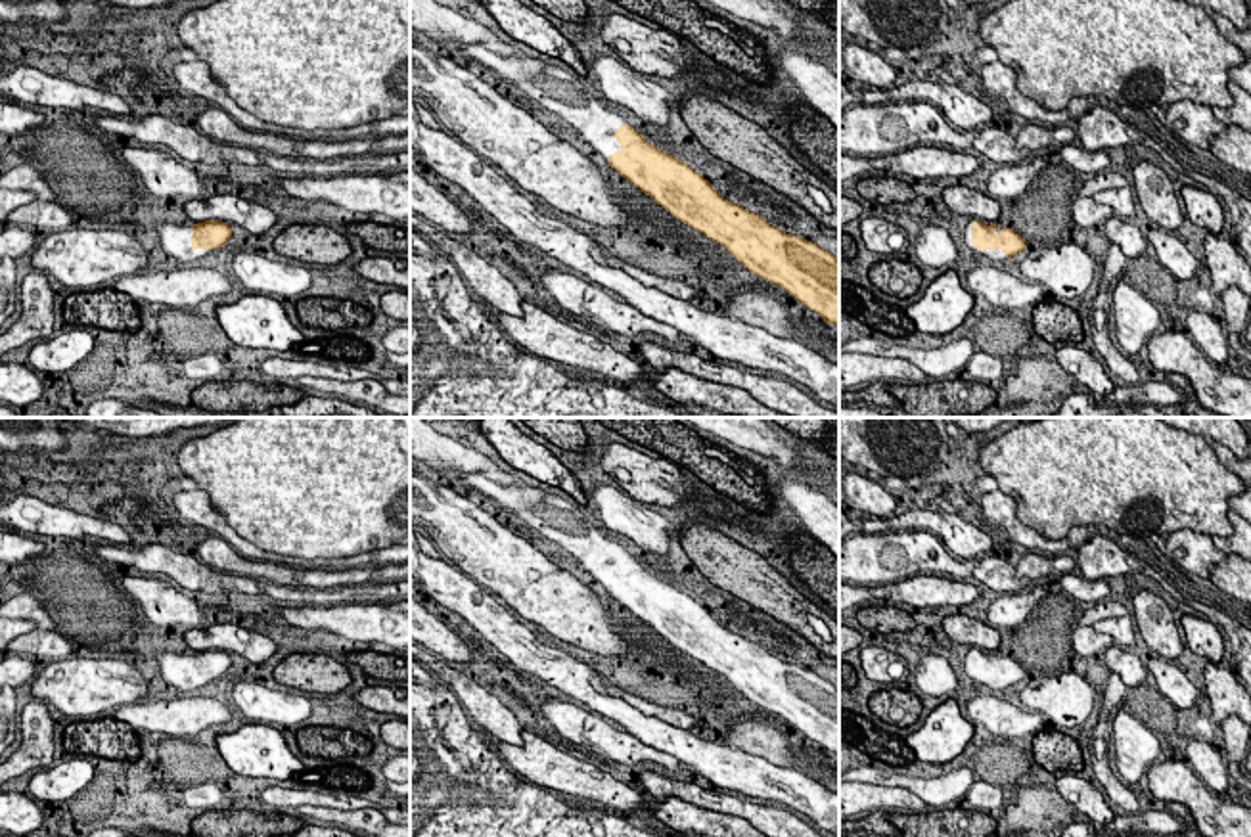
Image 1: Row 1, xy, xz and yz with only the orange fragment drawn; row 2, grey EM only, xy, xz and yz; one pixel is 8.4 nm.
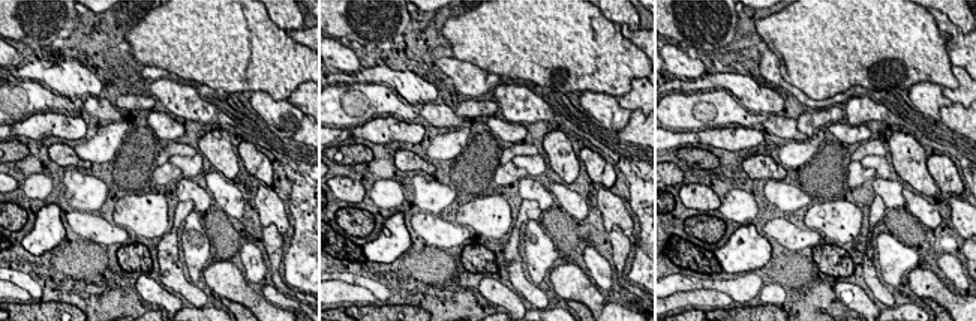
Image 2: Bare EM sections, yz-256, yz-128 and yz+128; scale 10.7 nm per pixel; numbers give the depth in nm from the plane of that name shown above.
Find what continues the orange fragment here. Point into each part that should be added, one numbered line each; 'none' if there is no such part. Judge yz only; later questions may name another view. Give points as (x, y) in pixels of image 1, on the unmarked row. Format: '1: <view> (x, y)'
1: yz (995, 684)

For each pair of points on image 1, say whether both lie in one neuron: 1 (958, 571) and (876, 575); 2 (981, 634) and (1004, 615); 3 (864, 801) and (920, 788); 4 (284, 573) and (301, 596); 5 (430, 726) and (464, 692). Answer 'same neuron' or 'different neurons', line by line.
1: same neuron
2: different neurons
3: different neurons
4: different neurons
5: different neurons

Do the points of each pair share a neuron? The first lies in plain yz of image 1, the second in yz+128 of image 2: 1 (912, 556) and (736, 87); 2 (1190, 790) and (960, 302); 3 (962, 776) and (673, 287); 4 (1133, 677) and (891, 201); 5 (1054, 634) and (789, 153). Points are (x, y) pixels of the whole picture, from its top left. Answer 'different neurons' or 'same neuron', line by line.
1: different neurons
2: same neuron
3: same neuron
4: same neuron
5: same neuron

